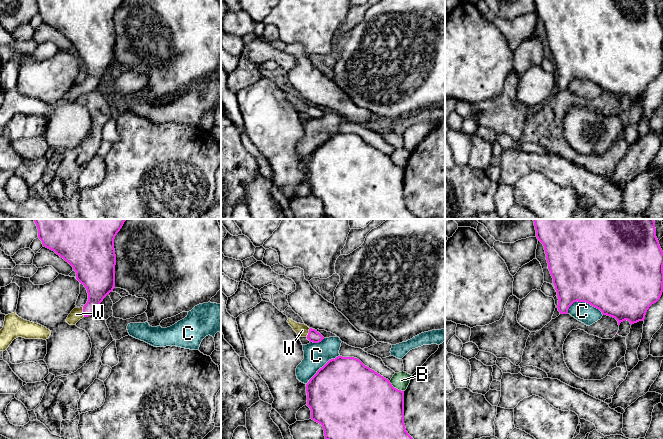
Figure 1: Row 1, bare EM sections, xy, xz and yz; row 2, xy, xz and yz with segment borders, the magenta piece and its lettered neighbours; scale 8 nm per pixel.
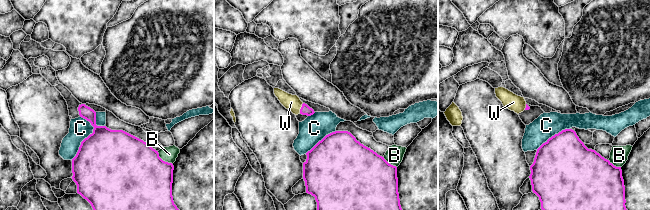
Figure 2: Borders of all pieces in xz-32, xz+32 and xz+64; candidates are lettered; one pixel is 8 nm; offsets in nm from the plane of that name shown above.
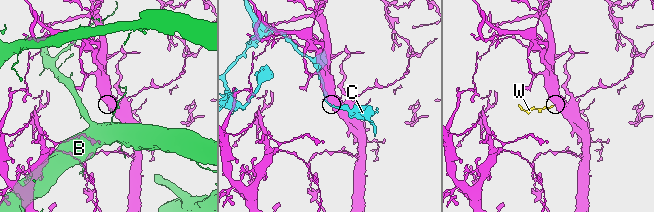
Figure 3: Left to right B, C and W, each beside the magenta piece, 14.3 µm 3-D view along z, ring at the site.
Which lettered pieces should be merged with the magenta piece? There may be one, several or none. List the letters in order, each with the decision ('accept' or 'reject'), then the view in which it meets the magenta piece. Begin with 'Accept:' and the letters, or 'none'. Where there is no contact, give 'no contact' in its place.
Accept: W
B: reject; meets magenta in xz
C: reject; meets magenta in yz
W: accept; meets magenta in xy

